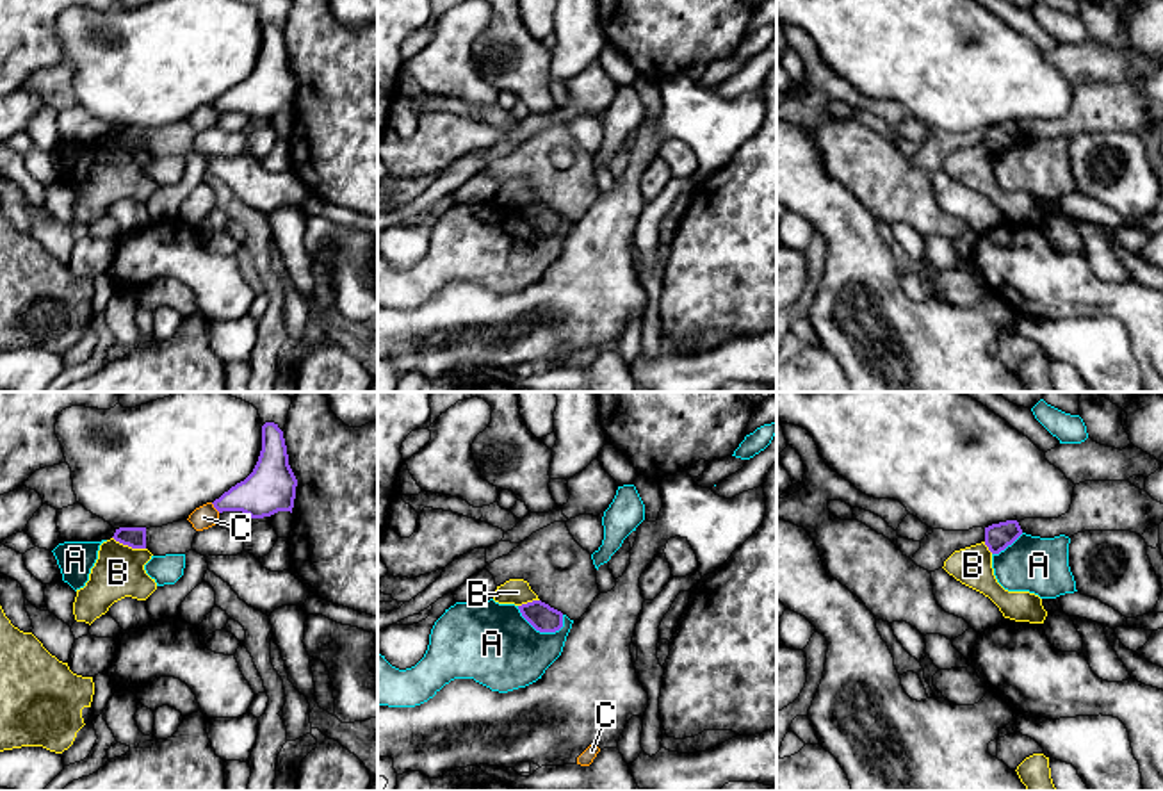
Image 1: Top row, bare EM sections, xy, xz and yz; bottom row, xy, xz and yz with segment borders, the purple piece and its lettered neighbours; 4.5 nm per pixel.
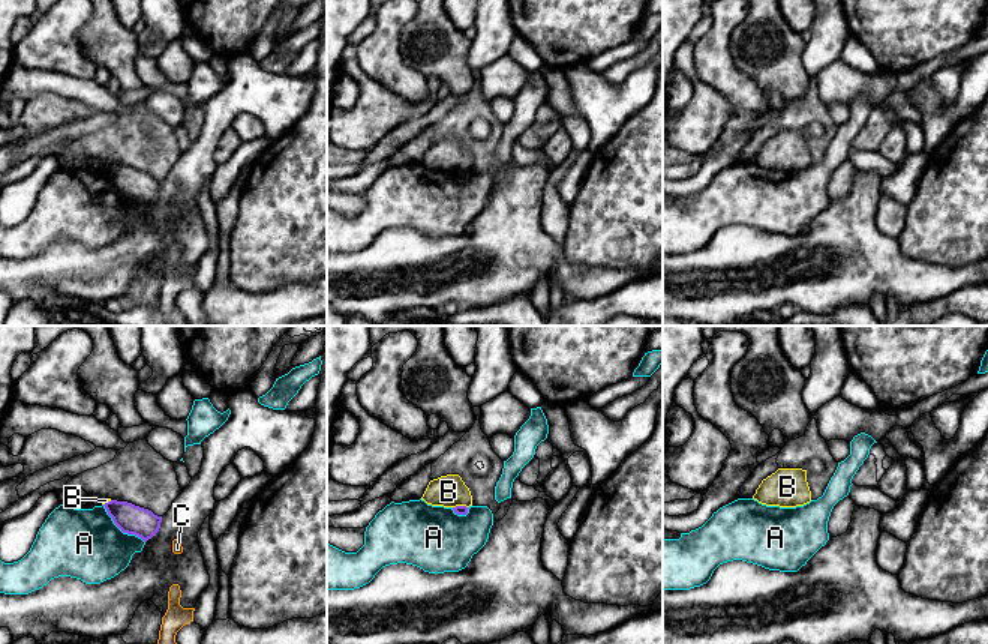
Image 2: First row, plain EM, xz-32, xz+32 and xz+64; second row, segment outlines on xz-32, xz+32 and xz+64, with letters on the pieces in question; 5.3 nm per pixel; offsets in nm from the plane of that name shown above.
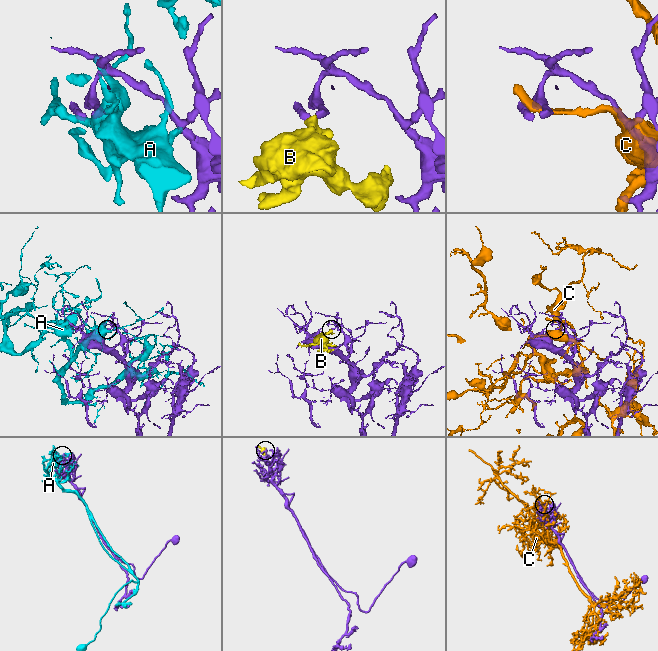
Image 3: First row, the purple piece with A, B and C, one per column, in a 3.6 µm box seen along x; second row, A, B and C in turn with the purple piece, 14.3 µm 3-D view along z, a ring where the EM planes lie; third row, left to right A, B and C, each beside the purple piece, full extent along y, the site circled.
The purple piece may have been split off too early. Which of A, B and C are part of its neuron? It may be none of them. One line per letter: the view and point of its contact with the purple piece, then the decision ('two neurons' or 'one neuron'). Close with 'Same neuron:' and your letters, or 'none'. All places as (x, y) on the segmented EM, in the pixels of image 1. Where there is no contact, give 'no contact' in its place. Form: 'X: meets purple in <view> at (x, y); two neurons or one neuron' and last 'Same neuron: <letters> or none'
A: meets purple in xz at (538, 629); two neurons
B: meets purple in xy at (129, 546); two neurons
C: meets purple in xy at (216, 508); two neurons
Same neuron: none

